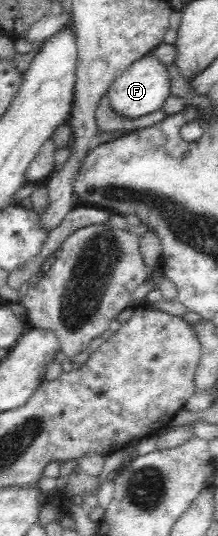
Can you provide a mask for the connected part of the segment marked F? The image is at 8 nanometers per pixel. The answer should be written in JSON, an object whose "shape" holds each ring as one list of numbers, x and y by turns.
{"shape":[[152,52,134,61,122,75,114,79,106,95,110,99,112,110,122,116,135,118,161,109,166,99,171,96,170,83,168,67]]}

